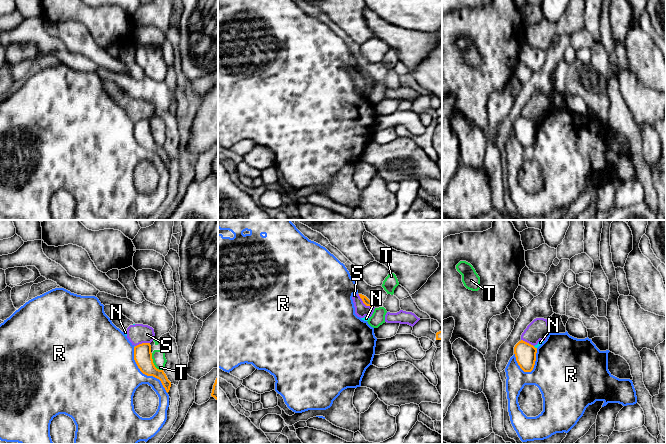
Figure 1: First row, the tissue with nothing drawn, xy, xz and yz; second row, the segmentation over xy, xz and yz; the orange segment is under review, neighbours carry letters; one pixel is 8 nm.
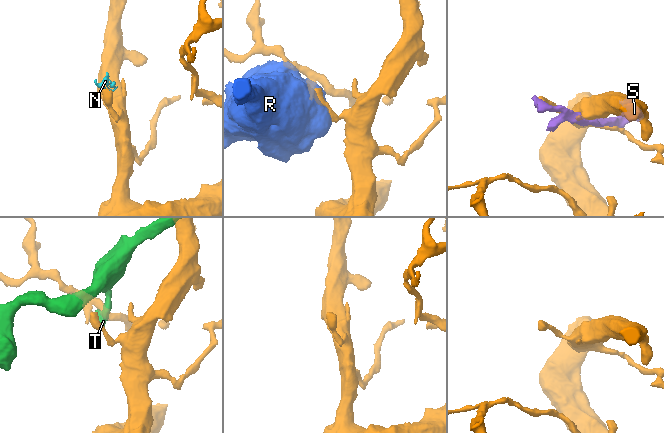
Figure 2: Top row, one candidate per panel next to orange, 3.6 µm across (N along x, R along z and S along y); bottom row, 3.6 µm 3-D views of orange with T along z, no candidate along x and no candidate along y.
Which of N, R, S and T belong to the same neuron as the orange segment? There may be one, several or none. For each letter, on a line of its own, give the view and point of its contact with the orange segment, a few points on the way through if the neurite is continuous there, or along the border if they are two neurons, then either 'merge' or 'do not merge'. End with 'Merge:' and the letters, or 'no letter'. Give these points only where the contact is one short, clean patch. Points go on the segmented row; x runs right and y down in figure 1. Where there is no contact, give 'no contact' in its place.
N: contact yz (534, 347); border yz (533, 346), (536, 348); do not merge
R: contact xy (145, 374); do not merge
S: contact xz (364, 303); do not merge
T: contact xy (153, 363); do not merge
Merge: no letter

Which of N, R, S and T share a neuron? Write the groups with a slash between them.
N S / R / T

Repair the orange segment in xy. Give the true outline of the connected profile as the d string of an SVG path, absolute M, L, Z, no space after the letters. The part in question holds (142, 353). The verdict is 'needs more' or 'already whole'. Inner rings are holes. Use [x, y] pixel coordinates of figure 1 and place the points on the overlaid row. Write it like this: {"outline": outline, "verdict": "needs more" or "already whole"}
{"outline": "M142 343L134 347L134 360L143 374L159 379L166 392L169 392L171 382L163 370L159 370L155 367L150 343Z", "verdict": "already whole"}

